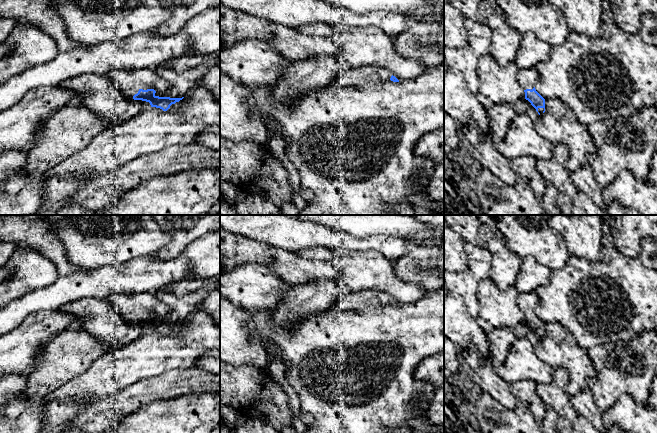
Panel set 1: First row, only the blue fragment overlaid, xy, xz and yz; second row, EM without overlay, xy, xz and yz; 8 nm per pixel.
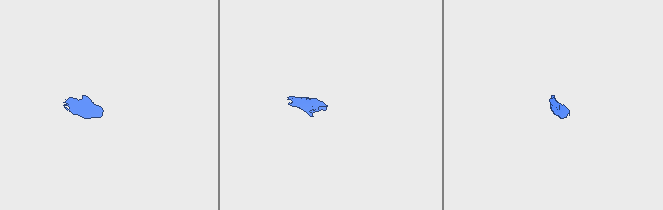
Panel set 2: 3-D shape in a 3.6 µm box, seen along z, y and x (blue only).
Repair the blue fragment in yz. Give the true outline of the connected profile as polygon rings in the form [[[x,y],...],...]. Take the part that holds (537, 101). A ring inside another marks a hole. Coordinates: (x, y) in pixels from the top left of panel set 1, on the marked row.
[[[535,67],[529,69],[521,69],[517,75],[518,81],[525,92],[525,99],[540,114],[545,112],[545,99],[536,91],[535,84],[539,78],[538,71]]]

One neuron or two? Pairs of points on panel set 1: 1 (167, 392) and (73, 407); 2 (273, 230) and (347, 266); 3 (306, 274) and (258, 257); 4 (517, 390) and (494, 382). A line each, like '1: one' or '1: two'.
1: two
2: two
3: one
4: two

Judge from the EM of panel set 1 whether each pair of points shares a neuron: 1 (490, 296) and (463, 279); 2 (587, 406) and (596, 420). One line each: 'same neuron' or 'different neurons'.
1: different neurons
2: same neuron

